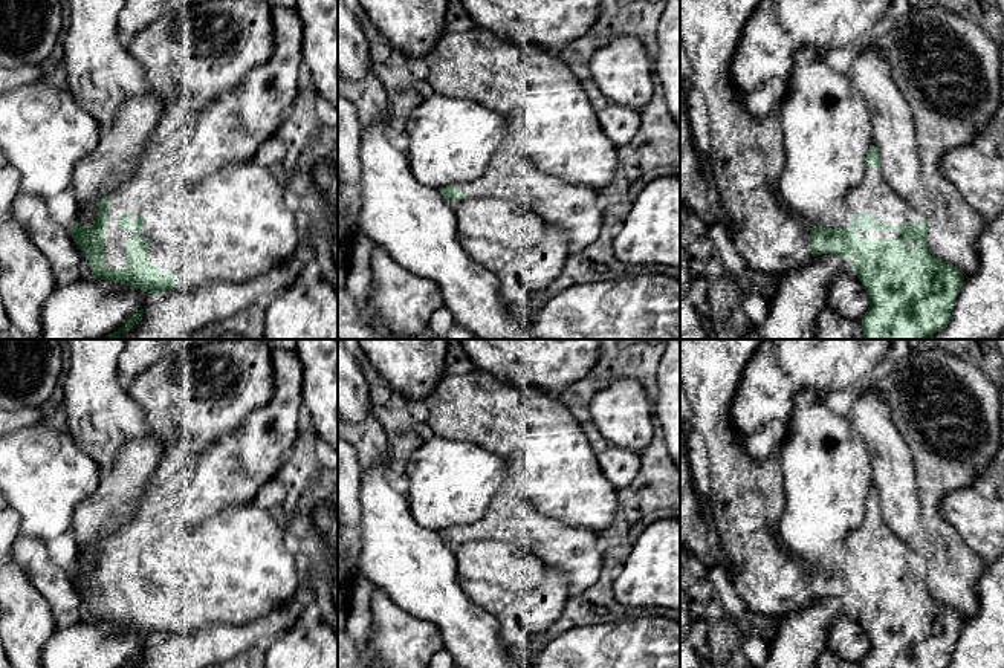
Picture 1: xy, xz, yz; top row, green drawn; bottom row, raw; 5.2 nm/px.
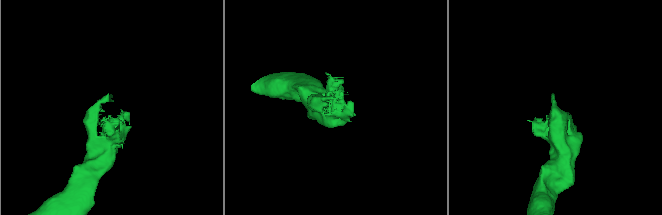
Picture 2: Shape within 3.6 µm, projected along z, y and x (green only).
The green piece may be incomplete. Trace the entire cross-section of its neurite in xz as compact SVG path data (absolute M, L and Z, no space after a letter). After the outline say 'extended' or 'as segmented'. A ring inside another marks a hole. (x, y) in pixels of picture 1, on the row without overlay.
M497 497L477 523L454 526L439 533L449 544L497 540L533 553L546 567L565 575L570 596L594 585L608 566L605 555L598 549L598 533L579 526L565 526L520 498Z; extended

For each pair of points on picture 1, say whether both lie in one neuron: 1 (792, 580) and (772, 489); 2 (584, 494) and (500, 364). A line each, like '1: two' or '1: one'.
1: one
2: two

